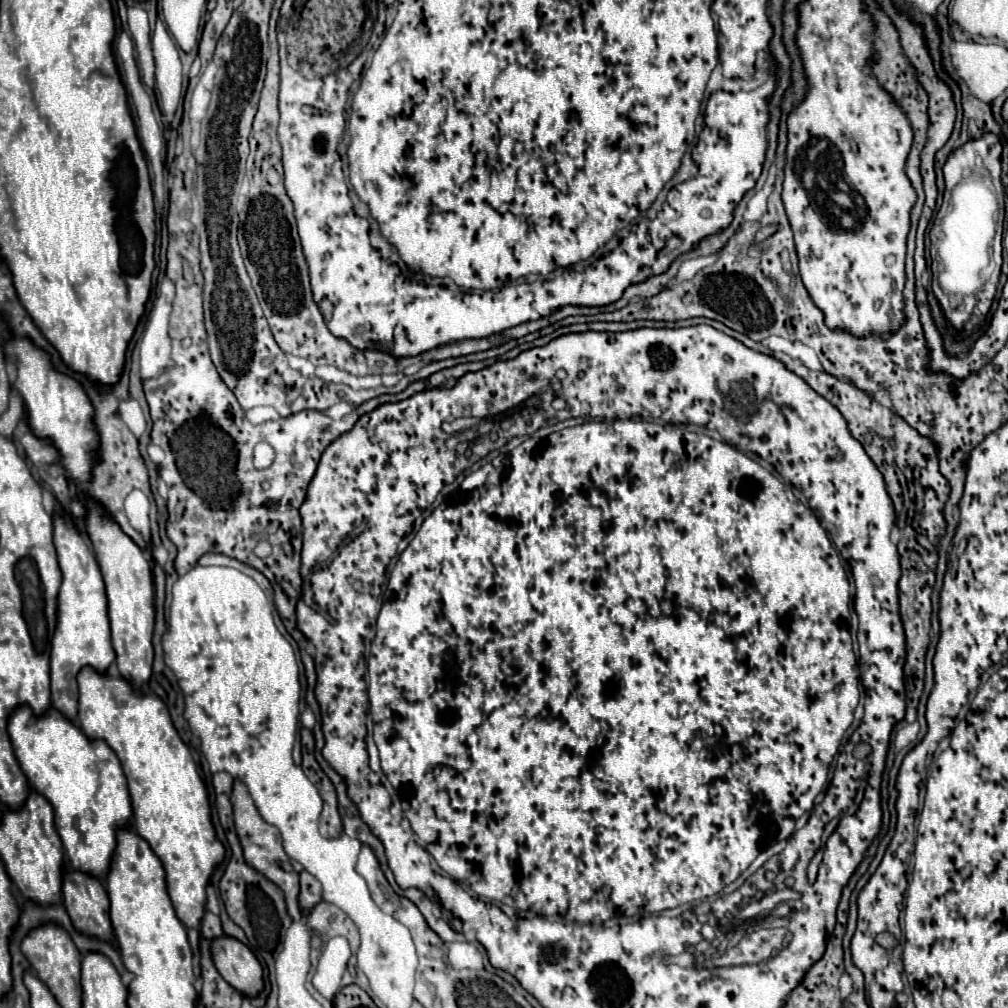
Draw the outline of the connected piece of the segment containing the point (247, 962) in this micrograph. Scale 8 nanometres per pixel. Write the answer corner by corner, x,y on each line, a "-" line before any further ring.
222,935
210,943
212,961
218,973
242,995
256,995
262,991
262,965
254,953
234,937

